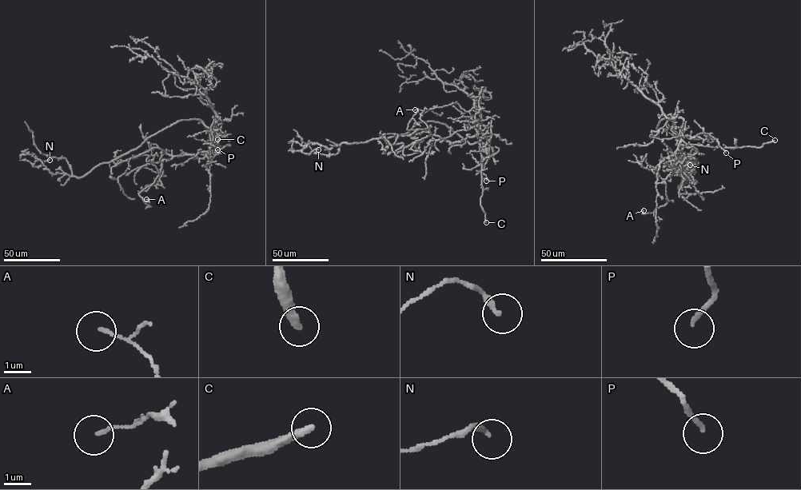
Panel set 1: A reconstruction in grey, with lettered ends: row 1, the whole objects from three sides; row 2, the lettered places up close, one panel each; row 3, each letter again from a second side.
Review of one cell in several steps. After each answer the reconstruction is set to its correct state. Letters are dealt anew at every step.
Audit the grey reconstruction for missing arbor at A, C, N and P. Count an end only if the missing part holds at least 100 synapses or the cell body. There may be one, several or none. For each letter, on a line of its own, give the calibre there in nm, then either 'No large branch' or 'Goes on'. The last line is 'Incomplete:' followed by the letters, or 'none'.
A: Thickness 110 nm. No large branch
C: Thickness 320 nm. Goes on
N: Thickness 200 nm. No large branch
P: Thickness 150 nm. No large branch
Incomplete: C

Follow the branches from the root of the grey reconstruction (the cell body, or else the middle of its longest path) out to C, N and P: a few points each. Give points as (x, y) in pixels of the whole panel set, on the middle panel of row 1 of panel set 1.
C: (450, 129), (470, 144), (478, 141), (483, 161), (481, 206), (486, 222)
N: (450, 129), (439, 122), (418, 122), (404, 134), (341, 143), (330, 149), (310, 143), (301, 152), (318, 149)
P: (450, 129), (470, 144), (479, 141), (491, 148), (492, 154), (484, 165), (482, 172), (486, 181)

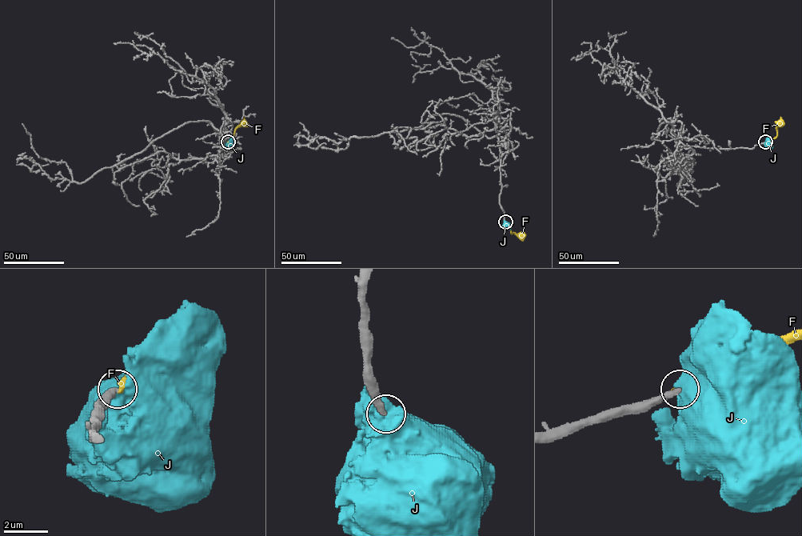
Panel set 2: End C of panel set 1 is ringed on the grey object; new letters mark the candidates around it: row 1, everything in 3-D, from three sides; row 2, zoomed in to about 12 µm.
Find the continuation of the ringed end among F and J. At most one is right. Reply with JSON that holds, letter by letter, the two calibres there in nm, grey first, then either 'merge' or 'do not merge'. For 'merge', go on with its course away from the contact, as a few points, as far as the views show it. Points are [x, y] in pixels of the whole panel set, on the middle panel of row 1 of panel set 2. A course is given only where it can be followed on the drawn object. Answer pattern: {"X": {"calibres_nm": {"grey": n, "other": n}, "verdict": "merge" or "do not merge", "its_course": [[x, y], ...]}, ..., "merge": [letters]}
{"F": {"calibres_nm": {"grey": 360, "other": 200}, "verdict": "merge", "its_course": [[505, 222], [511, 233], [521, 235]]}, "J": {"calibres_nm": {"grey": 340, "other": 750}, "verdict": "do not merge"}, "merge": ["F"]}

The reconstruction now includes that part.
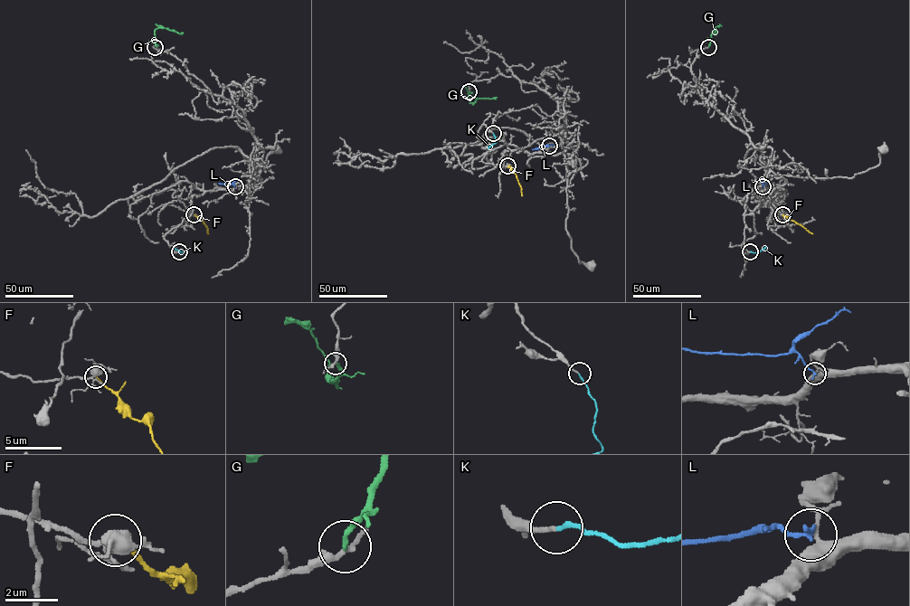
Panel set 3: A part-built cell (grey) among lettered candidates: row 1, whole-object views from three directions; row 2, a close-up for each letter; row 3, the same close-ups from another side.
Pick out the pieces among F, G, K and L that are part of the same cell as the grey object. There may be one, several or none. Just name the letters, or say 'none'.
K

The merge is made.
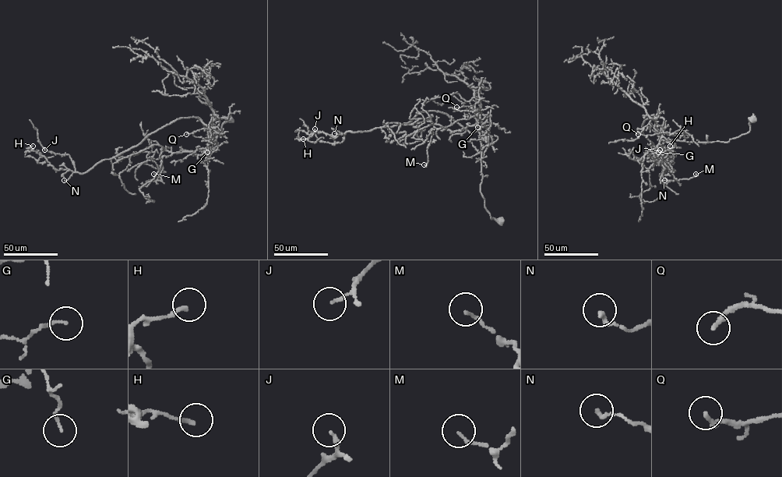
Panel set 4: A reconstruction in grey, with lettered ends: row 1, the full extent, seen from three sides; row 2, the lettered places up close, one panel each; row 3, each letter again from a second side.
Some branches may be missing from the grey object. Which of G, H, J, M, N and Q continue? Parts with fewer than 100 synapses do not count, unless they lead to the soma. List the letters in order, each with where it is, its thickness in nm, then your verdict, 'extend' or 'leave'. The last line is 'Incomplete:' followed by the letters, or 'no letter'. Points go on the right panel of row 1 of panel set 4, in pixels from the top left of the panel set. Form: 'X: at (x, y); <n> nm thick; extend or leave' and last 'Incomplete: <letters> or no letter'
G: at (658, 152); 120 nm thick; leave
H: at (670, 146); 170 nm thick; leave
J: at (660, 150); 160 nm thick; leave
M: at (695, 174); 100 nm thick; leave
N: at (664, 180); 200 nm thick; leave
Q: at (638, 134); 200 nm thick; leave
Incomplete: no letter

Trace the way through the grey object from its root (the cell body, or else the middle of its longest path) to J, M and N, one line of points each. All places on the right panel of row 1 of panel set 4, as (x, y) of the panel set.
J: (752, 119), (727, 142), (695, 143), (667, 139), (663, 119), (647, 118), (663, 173), (674, 154), (660, 150)
M: (752, 119), (748, 132), (727, 142), (689, 142), (663, 136), (656, 148), (674, 177), (689, 178), (695, 174)
N: (752, 119), (727, 142), (695, 143), (667, 139), (663, 119), (647, 118), (642, 134), (664, 180)

